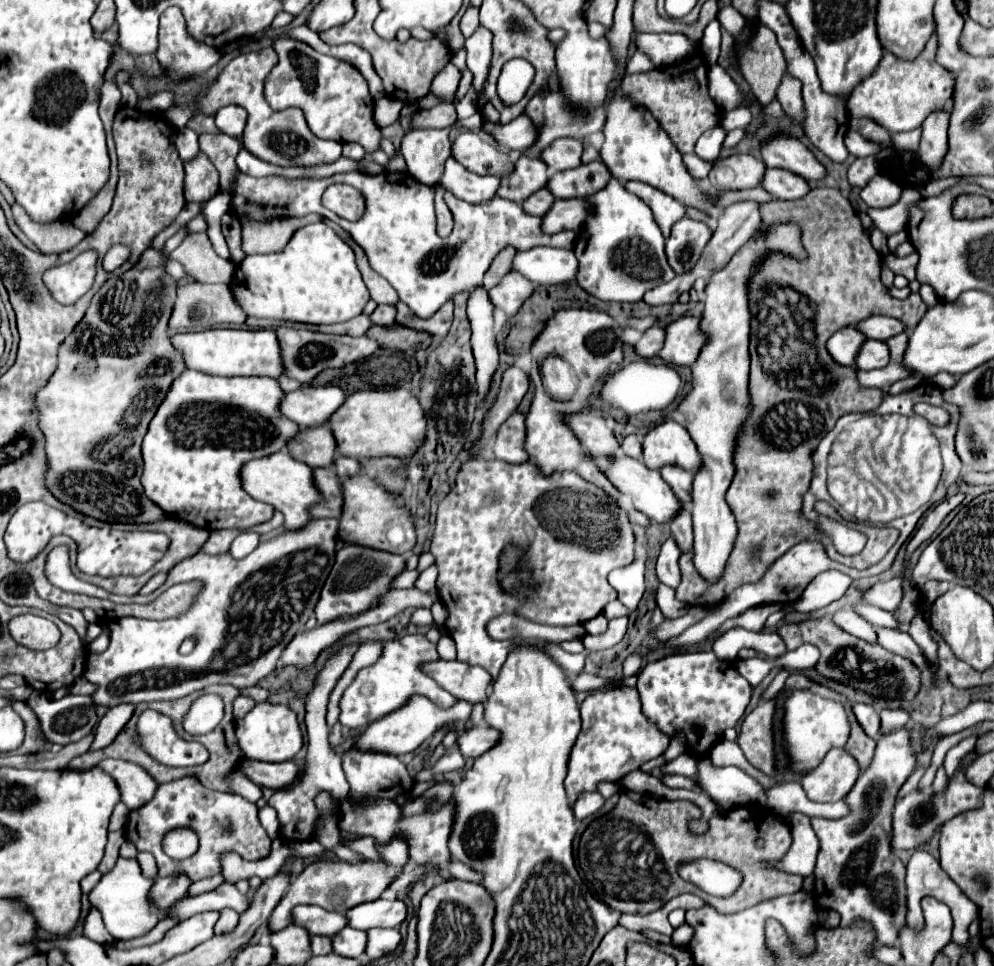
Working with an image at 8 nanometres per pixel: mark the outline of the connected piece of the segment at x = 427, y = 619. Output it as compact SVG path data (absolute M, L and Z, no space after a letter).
M418 608L414 614L412 614L412 624L428 624L428 626L432 626L438 628L440 630L440 626L438 626L433 619L432 612L428 610L428 608Z

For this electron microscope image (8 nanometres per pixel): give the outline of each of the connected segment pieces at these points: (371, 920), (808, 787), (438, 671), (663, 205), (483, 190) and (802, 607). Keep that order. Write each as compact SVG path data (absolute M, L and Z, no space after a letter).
M374 900L358 904L346 912L352 928L398 928L408 916L408 906L402 900Z
M832 748L820 766L808 772L800 784L812 802L838 802L854 786L858 774L856 758L846 748Z
M436 660L424 664L424 672L460 700L478 704L488 698L488 686L492 682L492 676L480 666L470 666L460 660Z
M626 182L626 190L636 194L640 200L644 200L652 212L654 212L654 218L662 230L662 234L668 238L670 236L670 228L674 222L678 222L684 214L686 214L686 208L674 200L672 196L660 192L658 188L652 188L650 184L644 184L644 182Z
M452 156L446 160L446 172L440 180L440 184L450 190L460 200L480 204L492 200L496 196L500 178L498 176L480 176L474 172L468 172L460 162L456 162Z
M838 570L822 572L806 586L802 596L794 604L782 606L782 612L786 614L788 612L812 612L812 610L824 608L830 602L842 598L844 592L850 588L850 584L852 584L852 578Z

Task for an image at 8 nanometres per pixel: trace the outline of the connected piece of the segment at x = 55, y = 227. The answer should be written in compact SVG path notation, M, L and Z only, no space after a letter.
M20 204L12 206L14 220L20 230L38 246L42 254L60 254L74 248L86 234L72 226L70 220L56 220L52 224L34 222Z

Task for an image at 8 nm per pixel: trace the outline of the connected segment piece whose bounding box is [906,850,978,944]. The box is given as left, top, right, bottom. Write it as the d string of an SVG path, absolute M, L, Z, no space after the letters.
M916 850L914 856L910 858L908 862L908 872L906 872L906 922L910 924L910 927L914 930L921 930L924 927L924 918L922 913L919 913L920 900L924 896L934 896L938 898L940 902L948 904L950 910L952 910L952 916L954 916L954 940L960 942L960 944L966 944L970 934L968 934L968 926L970 922L976 918L976 912L978 912L978 906L950 880L950 876L940 868L938 860L934 856L930 856L928 852L924 850Z

